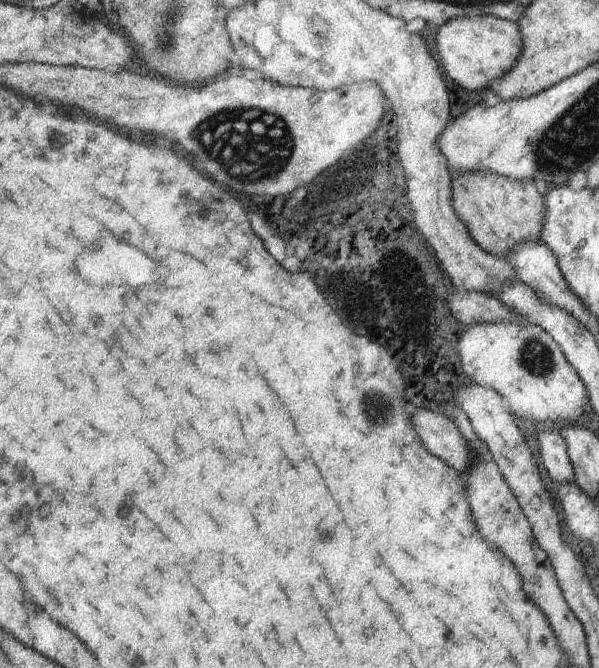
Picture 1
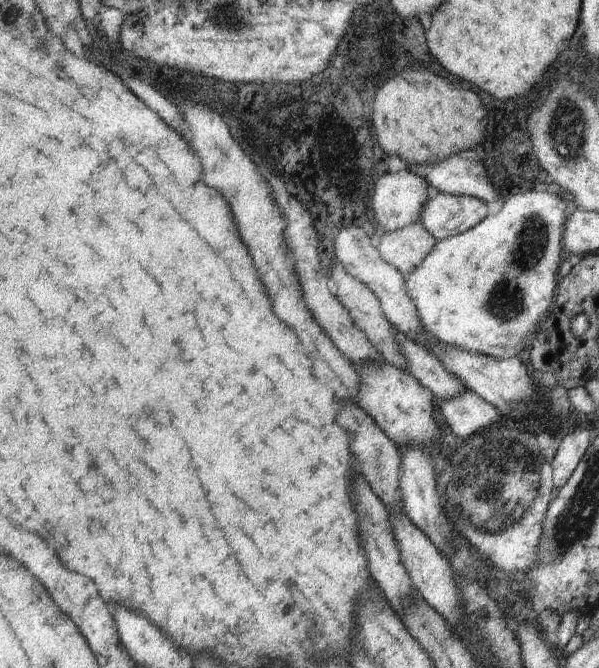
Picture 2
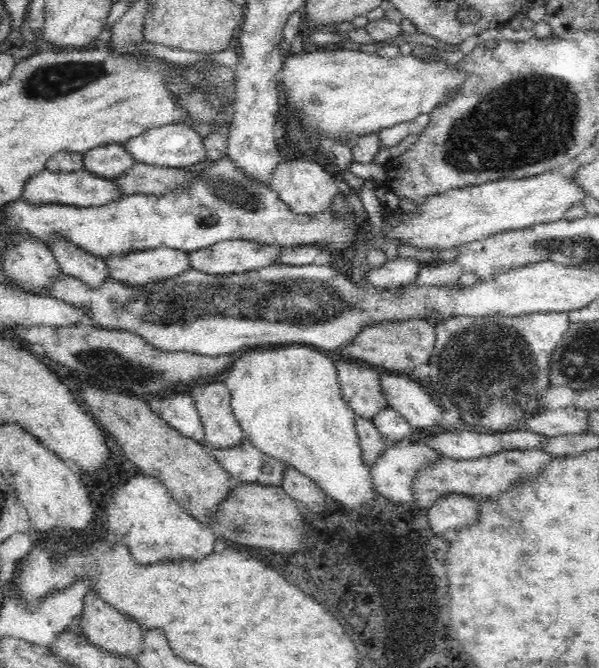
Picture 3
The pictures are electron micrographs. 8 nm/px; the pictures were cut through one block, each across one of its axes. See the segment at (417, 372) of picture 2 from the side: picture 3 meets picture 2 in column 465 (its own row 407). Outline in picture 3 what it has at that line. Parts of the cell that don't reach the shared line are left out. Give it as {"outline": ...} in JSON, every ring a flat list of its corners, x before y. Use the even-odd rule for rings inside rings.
{"outline":[[386,406,378,414,375,414,371,420,380,431,382,441,386,443,386,446,392,446,394,442,411,437,416,432,403,415,392,407]]}

